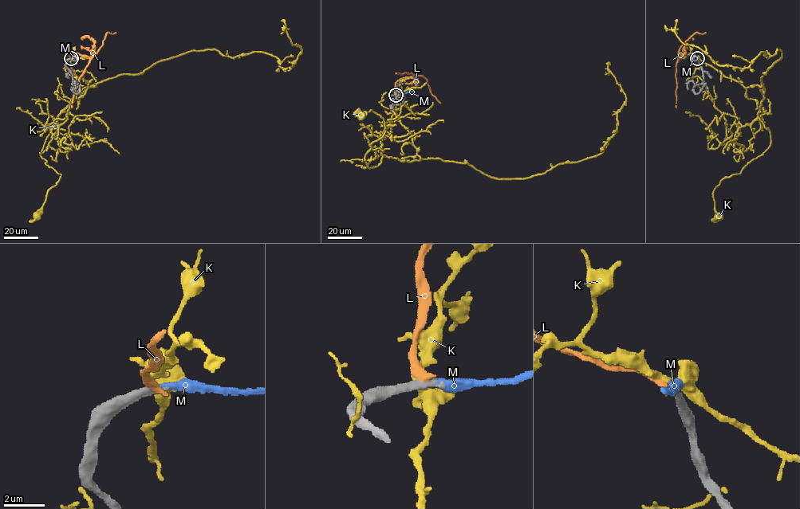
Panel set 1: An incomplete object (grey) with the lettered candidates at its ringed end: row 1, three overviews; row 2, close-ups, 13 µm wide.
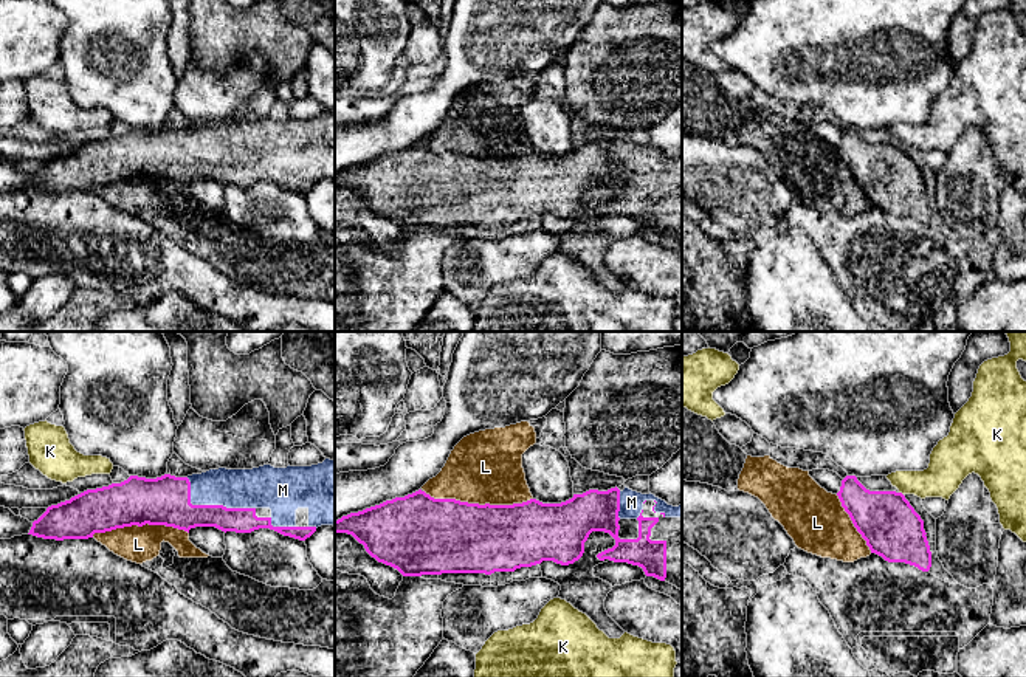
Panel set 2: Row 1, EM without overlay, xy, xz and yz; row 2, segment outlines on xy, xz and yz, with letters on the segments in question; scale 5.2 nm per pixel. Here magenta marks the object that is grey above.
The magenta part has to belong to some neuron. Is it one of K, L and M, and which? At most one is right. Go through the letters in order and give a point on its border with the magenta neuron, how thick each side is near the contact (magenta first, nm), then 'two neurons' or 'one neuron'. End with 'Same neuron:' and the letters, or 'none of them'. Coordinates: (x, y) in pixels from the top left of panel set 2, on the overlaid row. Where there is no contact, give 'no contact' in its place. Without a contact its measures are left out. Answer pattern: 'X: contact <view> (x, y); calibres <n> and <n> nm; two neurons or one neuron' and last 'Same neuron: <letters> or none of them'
K: contact yz (901, 493); calibres 300 and 190 nm; two neurons
L: contact xz (478, 504); calibres 380 and 380 nm; two neurons
M: contact xy (211, 505); calibres 260 and 200 nm; one neuron
Same neuron: M

